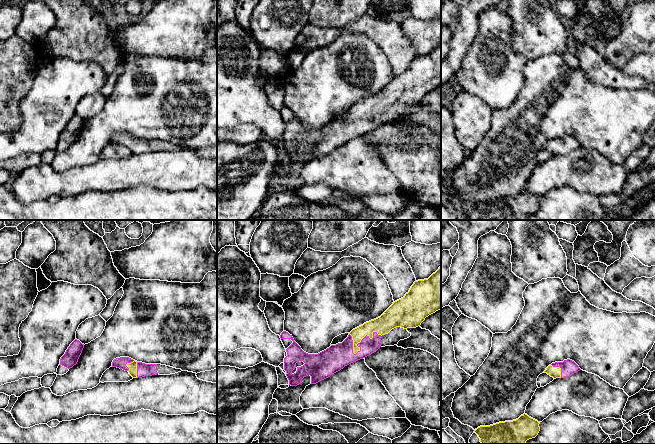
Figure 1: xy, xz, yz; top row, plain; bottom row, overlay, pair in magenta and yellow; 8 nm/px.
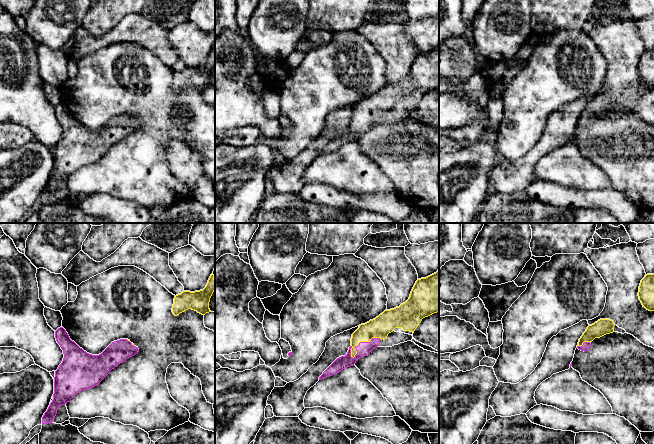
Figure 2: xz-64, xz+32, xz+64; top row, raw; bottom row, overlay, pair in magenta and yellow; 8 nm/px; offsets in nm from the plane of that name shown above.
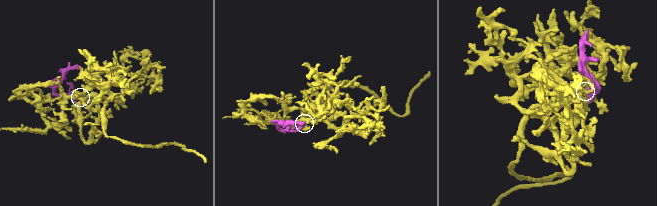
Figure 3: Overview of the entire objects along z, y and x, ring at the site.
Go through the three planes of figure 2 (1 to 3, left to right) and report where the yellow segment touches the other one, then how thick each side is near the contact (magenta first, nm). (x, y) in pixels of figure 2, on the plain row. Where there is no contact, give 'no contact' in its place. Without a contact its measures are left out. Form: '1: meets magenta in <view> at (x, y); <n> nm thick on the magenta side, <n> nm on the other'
1: meets magenta in xz-64 at (127, 116); 180 nm thick on the magenta side, 20 nm on the other
2: meets magenta in xz+32 at (361, 118); 110 nm thick on the magenta side, 170 nm on the other
3: meets magenta in xz+64 at (583, 119); 70 nm thick on the magenta side, 130 nm on the other

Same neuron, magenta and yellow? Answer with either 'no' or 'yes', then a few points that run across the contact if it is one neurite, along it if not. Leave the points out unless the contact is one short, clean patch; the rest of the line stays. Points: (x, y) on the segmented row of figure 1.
yes; line xz (340, 355), (355, 353), (364, 337), (389, 320)

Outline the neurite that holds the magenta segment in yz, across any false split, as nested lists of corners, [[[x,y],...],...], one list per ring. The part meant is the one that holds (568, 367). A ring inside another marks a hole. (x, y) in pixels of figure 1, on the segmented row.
[[[567,359],[563,362],[552,363],[546,368],[544,373],[547,373],[548,375],[556,379],[567,378],[580,370],[581,369],[574,361]]]

